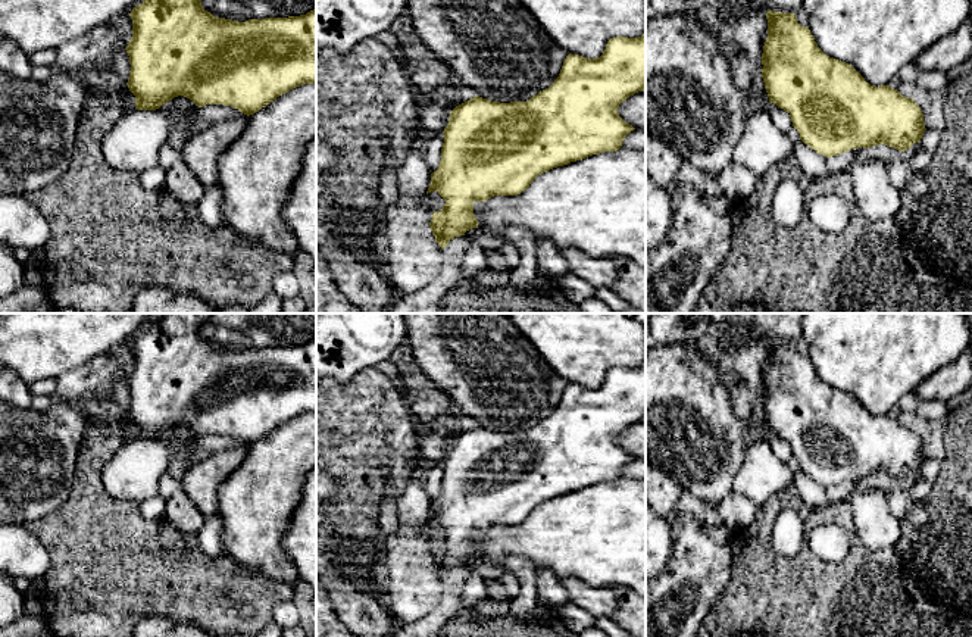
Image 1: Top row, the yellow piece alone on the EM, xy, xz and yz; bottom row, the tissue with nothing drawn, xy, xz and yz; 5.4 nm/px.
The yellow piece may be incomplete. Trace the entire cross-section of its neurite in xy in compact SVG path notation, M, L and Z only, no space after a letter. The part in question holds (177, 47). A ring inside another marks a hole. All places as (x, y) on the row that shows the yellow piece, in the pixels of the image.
M144 0L129 16L132 37L125 47L131 65L126 85L138 110L156 110L184 96L199 107L224 104L250 116L290 90L316 82L316 9L300 16L238 22L215 18L203 9L201 0Z

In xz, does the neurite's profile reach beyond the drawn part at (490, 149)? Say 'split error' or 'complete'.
complete

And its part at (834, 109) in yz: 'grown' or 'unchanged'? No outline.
unchanged

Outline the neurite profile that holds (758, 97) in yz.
M757 75L753 78L753 82L748 91L748 103L750 103L751 112L765 109L769 104L769 97L765 88L762 75Z

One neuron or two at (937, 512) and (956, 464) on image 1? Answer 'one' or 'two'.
one

